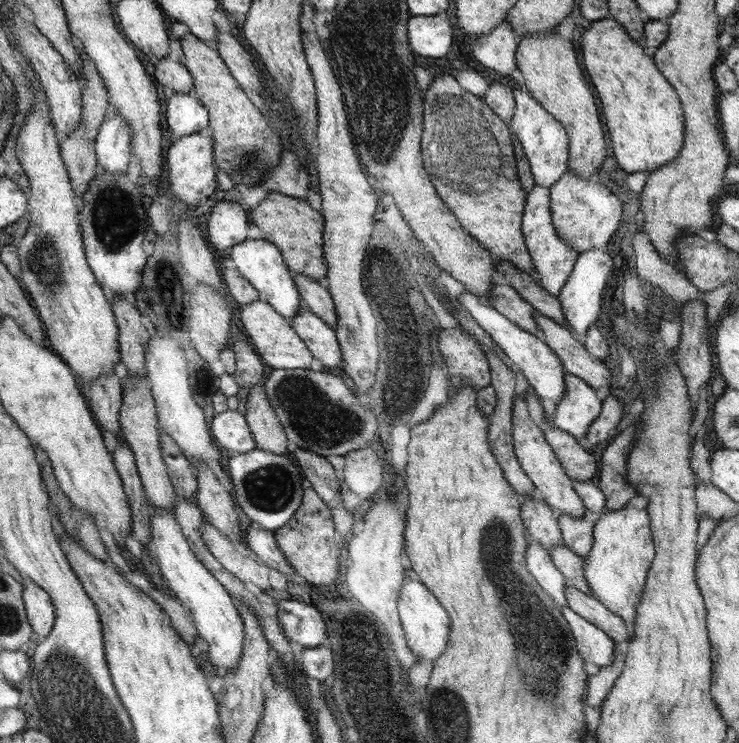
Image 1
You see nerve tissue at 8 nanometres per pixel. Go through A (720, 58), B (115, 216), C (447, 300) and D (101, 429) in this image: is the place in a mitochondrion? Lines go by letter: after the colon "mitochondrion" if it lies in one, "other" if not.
A: other
B: mitochondrion
C: other
D: other

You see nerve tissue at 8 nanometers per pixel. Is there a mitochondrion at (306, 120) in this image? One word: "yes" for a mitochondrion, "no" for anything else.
no

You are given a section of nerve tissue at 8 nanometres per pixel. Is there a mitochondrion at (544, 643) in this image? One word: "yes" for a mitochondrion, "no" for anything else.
yes

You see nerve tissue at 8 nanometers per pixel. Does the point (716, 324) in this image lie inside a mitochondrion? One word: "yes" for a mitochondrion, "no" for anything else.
no

